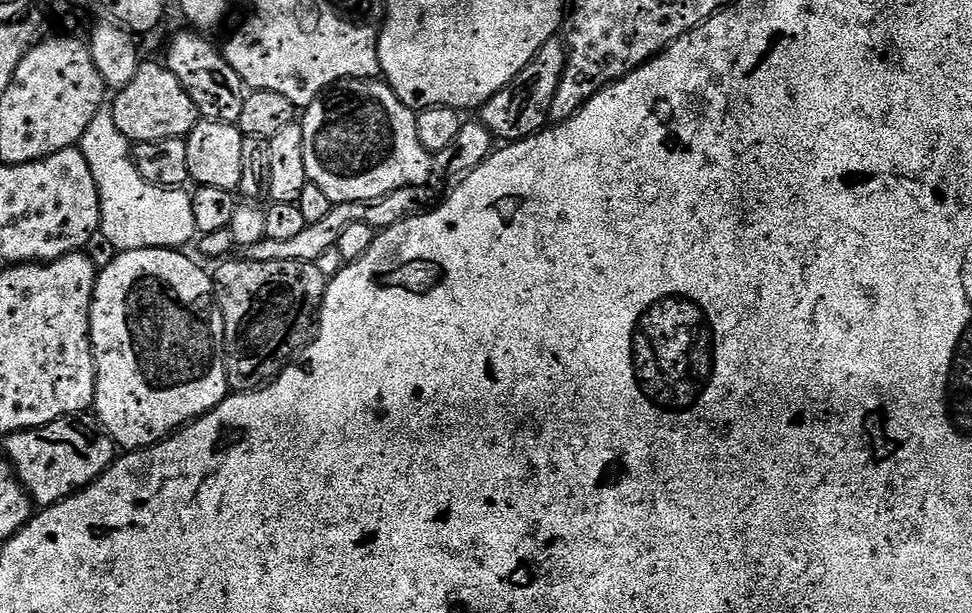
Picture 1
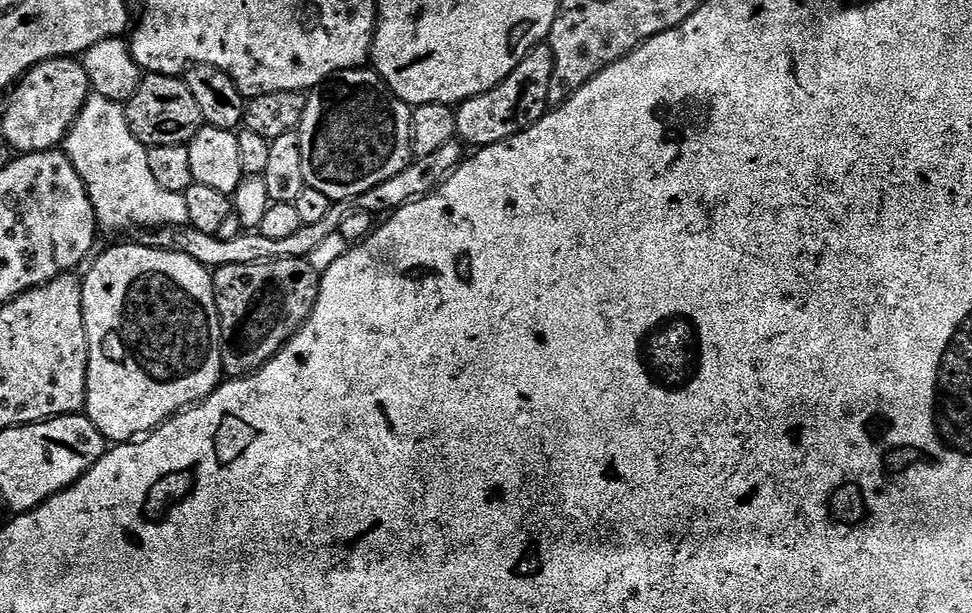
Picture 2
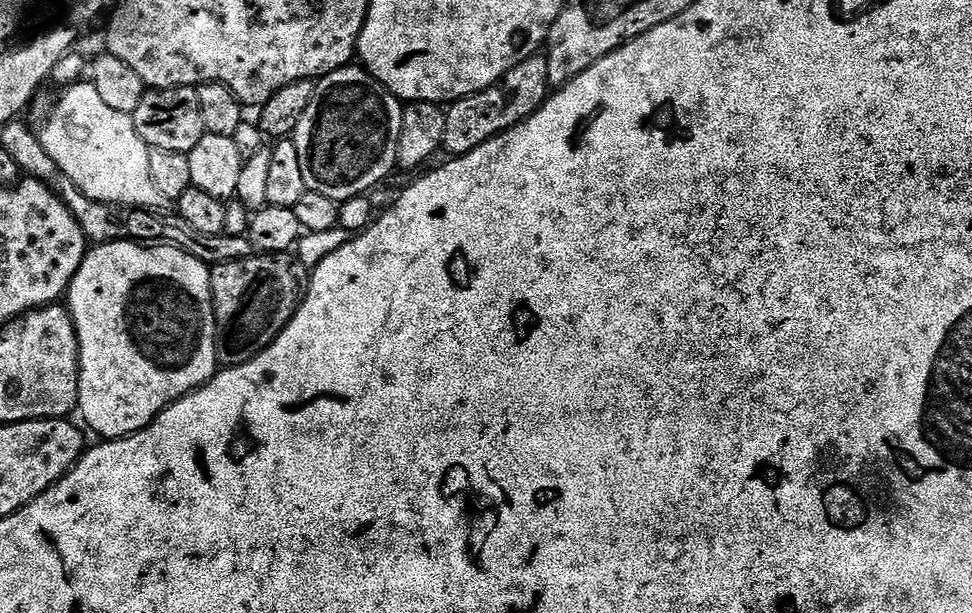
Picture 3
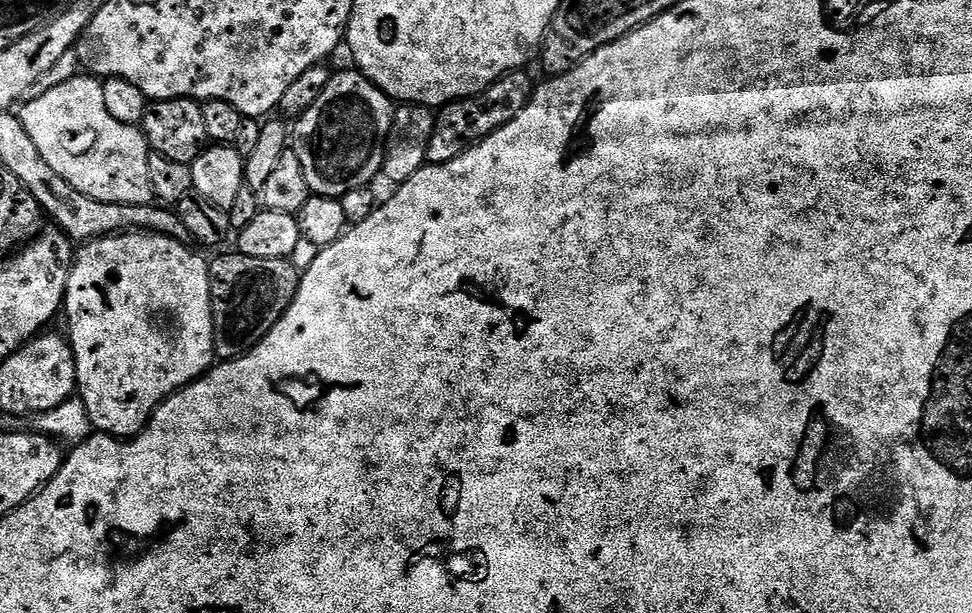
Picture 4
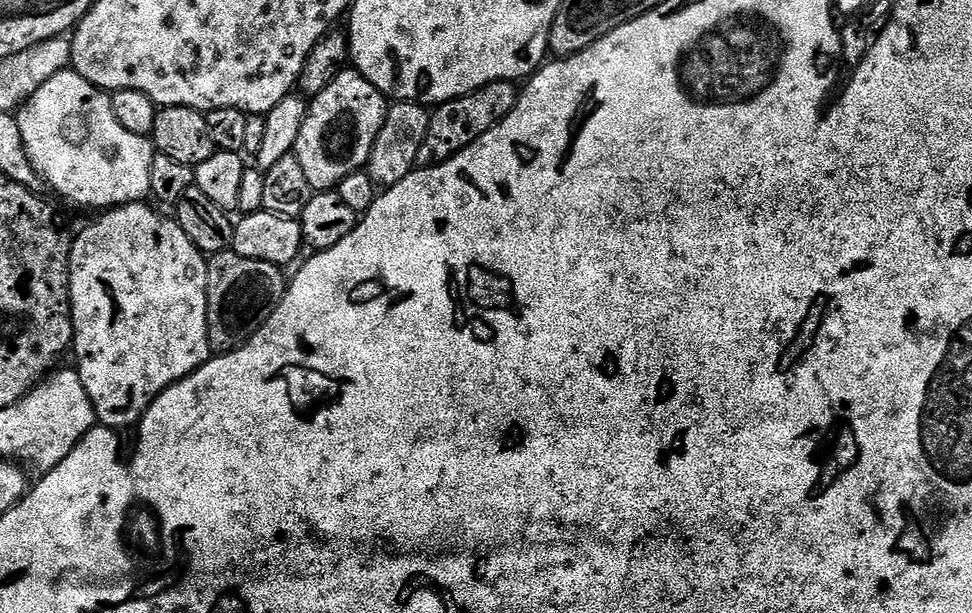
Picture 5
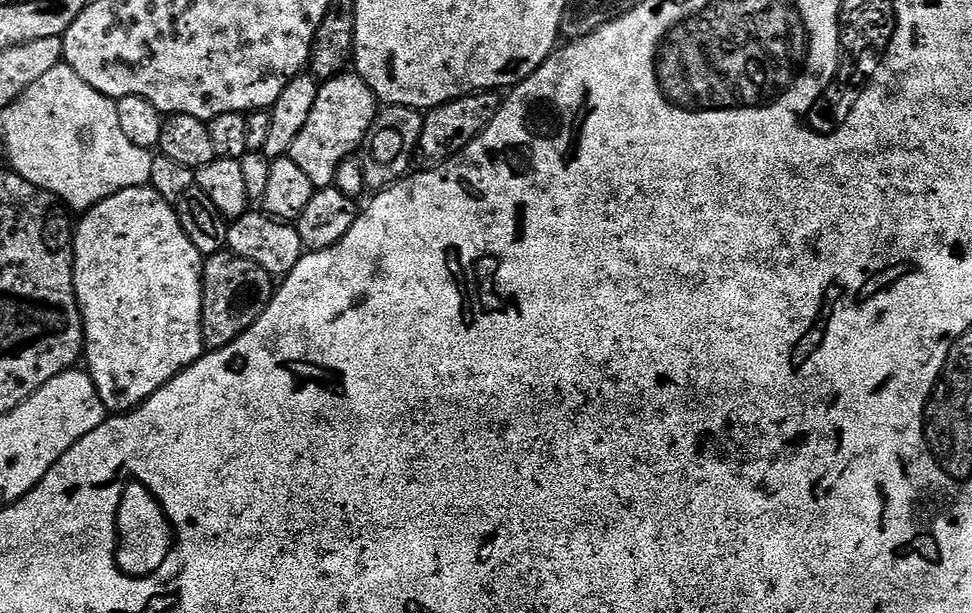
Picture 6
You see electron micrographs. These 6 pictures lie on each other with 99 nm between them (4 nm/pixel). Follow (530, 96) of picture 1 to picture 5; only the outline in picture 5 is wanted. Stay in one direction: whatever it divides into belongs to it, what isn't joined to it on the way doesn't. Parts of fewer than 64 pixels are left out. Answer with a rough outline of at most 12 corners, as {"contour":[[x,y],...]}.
{"contour":[[490,82],[435,105],[416,168],[442,164],[500,124],[520,92]]}

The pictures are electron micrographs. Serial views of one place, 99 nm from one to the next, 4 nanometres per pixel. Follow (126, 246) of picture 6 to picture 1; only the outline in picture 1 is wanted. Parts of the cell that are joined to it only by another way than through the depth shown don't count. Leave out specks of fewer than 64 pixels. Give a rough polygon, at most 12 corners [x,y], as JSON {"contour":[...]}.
{"contour":[[180,250],[99,269],[94,415],[149,448],[230,394],[214,280]]}

